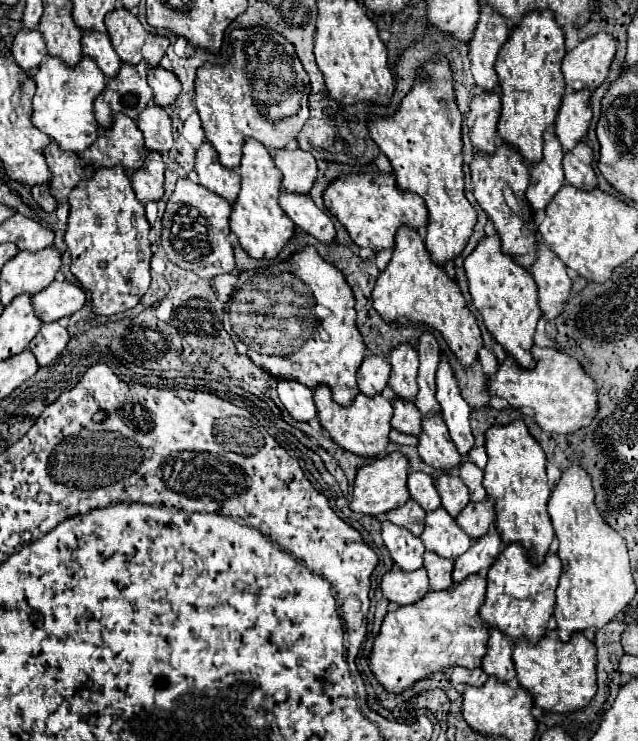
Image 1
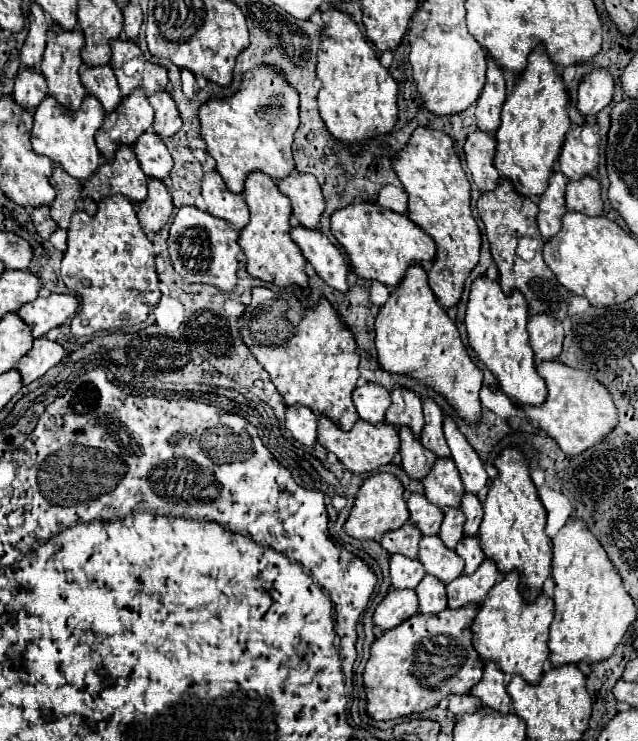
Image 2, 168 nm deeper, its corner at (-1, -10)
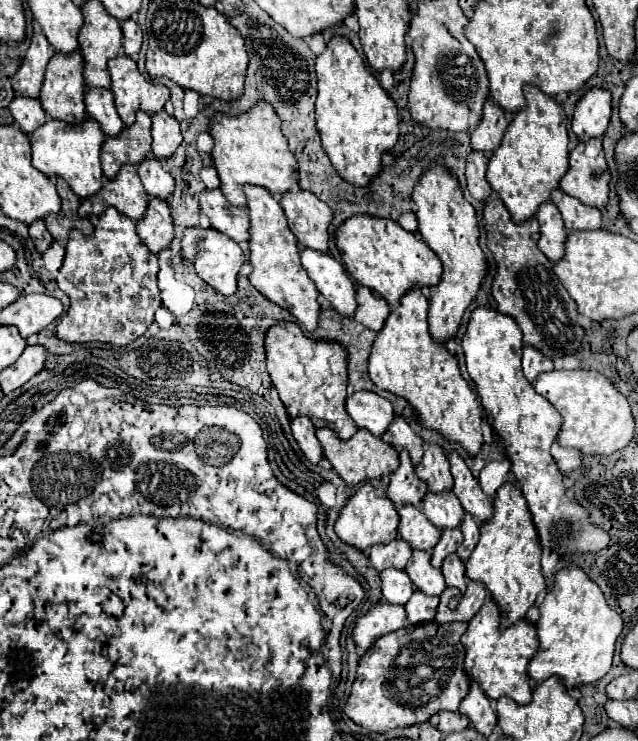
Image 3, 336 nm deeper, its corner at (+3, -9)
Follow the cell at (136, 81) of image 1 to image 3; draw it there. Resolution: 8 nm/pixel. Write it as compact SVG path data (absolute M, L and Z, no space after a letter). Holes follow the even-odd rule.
M140 112L136 122L126 128L120 138L108 138L104 142L104 152L108 152L118 166L102 166L106 178L114 178L124 164L138 166L152 154L152 136L150 136L150 116Z

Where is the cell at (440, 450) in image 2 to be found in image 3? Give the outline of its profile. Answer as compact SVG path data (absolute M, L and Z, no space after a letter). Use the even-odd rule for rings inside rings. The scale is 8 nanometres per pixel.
M430 444L424 452L424 458L420 466L416 468L416 476L428 484L428 490L434 494L440 494L444 490L452 488L452 476L450 476L450 464L442 452L440 446Z

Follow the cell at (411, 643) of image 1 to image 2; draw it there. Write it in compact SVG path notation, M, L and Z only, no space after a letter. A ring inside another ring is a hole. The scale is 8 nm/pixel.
M468 603L436 615L418 613L398 627L384 631L384 635L372 643L364 669L368 715L376 721L406 717L438 705L448 693L468 693L482 679L484 671L484 661L472 645L470 631L476 613L478 605Z

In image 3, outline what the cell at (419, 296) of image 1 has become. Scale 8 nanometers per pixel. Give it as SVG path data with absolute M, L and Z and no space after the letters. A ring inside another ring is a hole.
M412 288L412 292L408 292L400 300L400 304L392 308L392 312L390 312L384 328L378 332L378 336L374 340L374 346L372 346L372 352L370 352L370 366L368 366L370 380L378 388L388 390L388 392L404 398L412 406L418 422L424 428L440 432L448 442L458 442L468 452L468 456L476 456L482 448L482 428L480 428L482 408L478 404L478 398L476 398L474 390L462 378L456 358L442 344L436 344L430 338L428 324L426 324L426 314L428 314L428 300L424 298L420 288Z

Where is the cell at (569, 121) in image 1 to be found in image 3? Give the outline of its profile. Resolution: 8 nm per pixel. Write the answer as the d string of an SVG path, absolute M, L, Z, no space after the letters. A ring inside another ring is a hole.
M592 140L588 144L578 144L572 152L570 152L570 168L564 174L562 182L560 182L560 190L564 194L570 194L574 198L578 198L582 204L604 210L608 204L608 194L610 194L610 170L604 158L604 150L602 150L602 142L600 140Z

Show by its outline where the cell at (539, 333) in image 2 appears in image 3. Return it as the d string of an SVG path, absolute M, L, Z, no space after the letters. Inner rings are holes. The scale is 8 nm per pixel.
M524 346L522 370L524 370L526 380L528 380L528 382L534 382L534 380L538 378L538 374L554 370L554 364L552 364L550 358L544 358L544 354L540 354L538 350L532 350L532 348Z

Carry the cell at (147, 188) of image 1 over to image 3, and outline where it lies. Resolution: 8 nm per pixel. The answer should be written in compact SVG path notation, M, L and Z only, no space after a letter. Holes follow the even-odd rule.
M152 198L146 216L136 224L136 232L152 254L170 248L170 242L174 240L174 224L168 204Z

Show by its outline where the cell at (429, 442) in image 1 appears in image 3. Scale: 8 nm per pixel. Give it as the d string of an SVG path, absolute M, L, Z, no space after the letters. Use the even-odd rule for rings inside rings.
M450 490L448 494L426 494L422 512L438 530L458 528L464 518L464 508L456 502L456 496Z

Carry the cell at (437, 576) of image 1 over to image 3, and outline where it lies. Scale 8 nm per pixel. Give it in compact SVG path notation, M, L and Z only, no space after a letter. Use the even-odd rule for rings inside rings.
M416 590L404 608L406 608L406 622L410 626L420 626L434 620L438 598L428 598L426 594L420 594L420 590Z

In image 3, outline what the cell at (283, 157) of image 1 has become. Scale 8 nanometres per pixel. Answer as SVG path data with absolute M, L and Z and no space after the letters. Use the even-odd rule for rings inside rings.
M290 190L282 196L280 206L286 212L288 226L302 248L328 254L328 226L334 218L332 210L312 192Z

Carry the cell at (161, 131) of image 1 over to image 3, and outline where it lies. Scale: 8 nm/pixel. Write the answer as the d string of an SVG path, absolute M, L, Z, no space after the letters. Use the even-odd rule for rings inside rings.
M154 156L148 162L142 162L138 166L138 176L142 180L146 194L152 198L168 200L168 196L174 192L174 180L162 168L162 162L156 162Z

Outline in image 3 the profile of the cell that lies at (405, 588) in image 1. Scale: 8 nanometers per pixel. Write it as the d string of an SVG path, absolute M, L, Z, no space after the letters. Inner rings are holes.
M378 602L356 622L352 630L352 640L356 648L368 650L380 636L396 632L404 626L406 626L404 606L388 606L388 602Z

